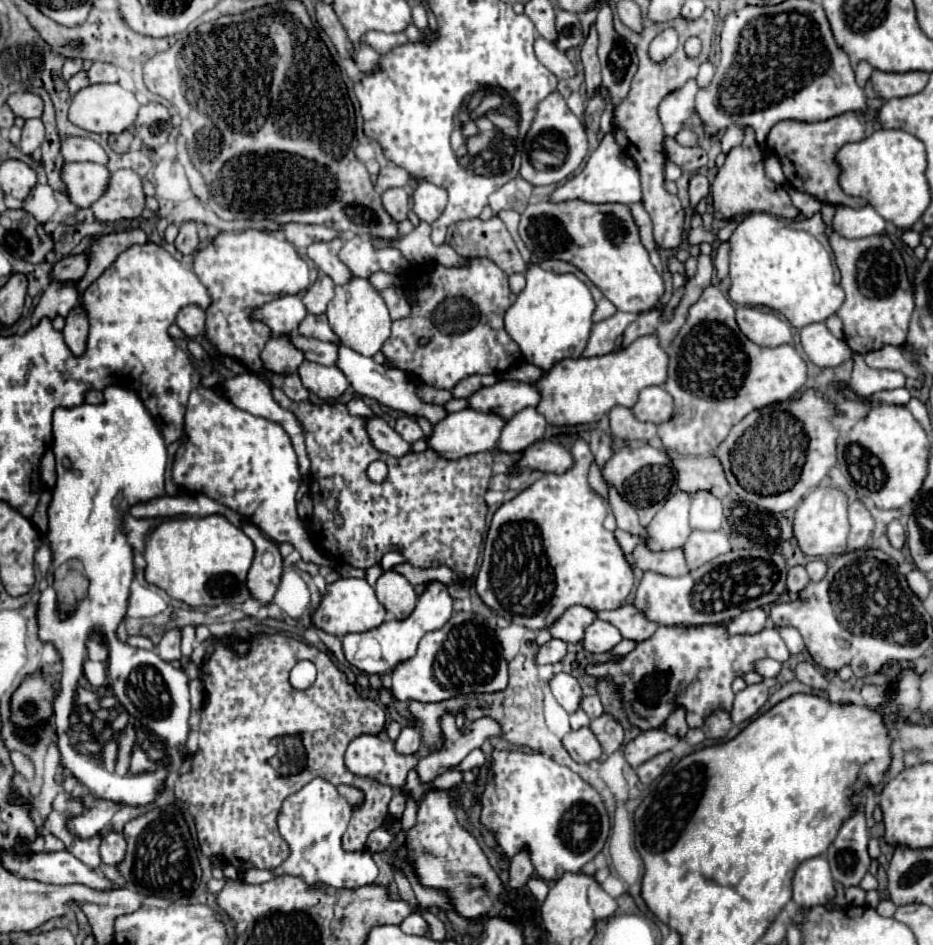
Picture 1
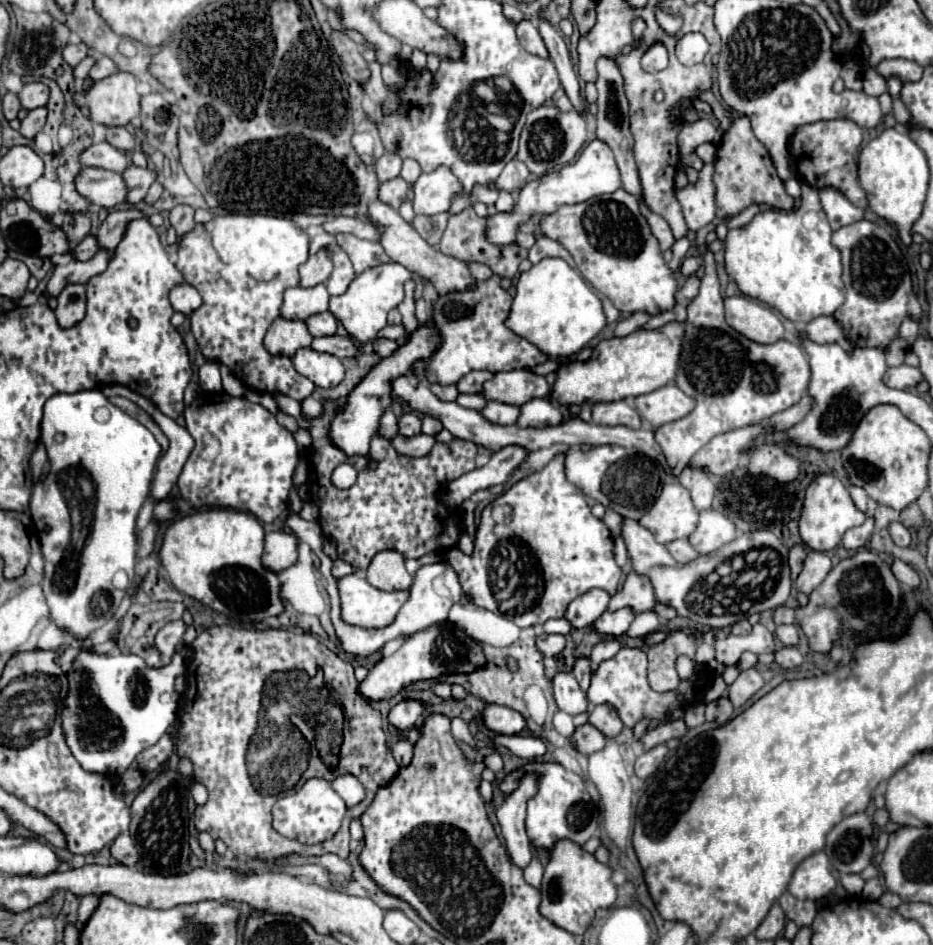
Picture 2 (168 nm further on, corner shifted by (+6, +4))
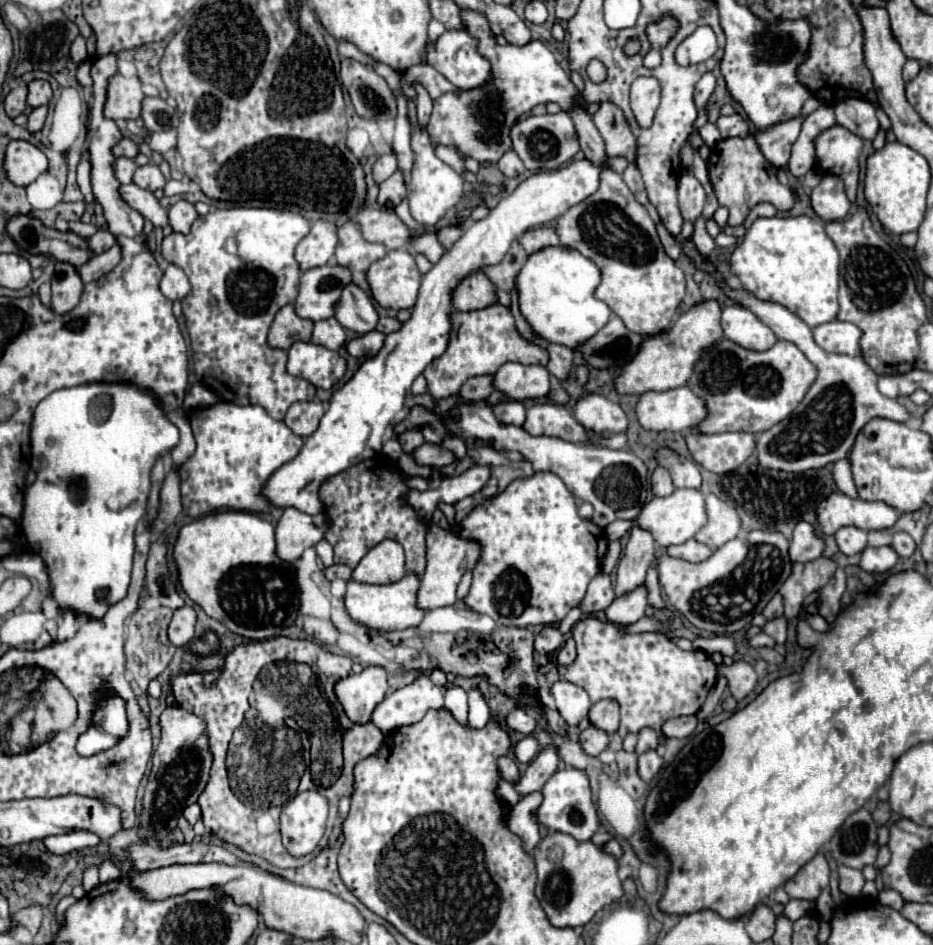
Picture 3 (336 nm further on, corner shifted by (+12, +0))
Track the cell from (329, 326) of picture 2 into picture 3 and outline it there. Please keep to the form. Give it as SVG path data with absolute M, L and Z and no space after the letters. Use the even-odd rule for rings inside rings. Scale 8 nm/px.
M331 317L331 319L315 323L315 331L313 331L311 341L317 345L323 345L327 349L339 351L341 347L345 347L347 335L345 335L345 329L341 327L341 323L335 317Z

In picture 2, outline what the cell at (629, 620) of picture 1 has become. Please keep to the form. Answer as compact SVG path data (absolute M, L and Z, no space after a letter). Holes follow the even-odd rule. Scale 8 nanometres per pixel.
M633 571L627 575L623 589L609 601L609 611L619 611L623 607L633 609L635 615L653 611L655 595L651 589L651 581L647 581L647 577L639 577Z

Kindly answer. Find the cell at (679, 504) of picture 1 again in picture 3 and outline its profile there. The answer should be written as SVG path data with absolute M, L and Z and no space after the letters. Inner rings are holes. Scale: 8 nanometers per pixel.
M675 489L667 497L655 497L655 499L651 499L635 521L613 521L611 525L605 527L605 535L607 535L609 541L619 541L625 535L625 531L629 531L633 525L639 525L641 529L651 531L651 535L653 535L653 539L655 539L657 545L669 547L669 545L677 545L677 543L689 541L691 537L695 537L695 533L705 523L707 523L705 495L699 489Z

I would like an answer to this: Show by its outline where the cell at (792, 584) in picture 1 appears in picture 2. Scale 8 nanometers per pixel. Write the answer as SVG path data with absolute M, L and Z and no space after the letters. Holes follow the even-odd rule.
M795 545L791 551L789 551L789 567L791 567L791 579L795 581L801 573L801 567L803 567L803 559L805 559L805 547L803 545Z

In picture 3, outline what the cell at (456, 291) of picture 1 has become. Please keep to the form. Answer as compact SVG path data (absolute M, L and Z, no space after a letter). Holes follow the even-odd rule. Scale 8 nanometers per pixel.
M499 303L469 313L455 311L451 315L451 321L453 321L453 329L447 351L423 371L427 379L427 389L435 399L457 395L461 385L469 377L495 375L495 371L507 361L517 361L523 365L547 365L549 361L549 355L543 347L529 343L517 333L511 311Z

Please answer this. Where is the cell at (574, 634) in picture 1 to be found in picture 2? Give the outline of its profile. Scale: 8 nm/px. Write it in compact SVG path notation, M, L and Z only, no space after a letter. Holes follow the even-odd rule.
M591 589L579 597L575 597L567 611L565 611L565 619L571 623L573 629L583 629L587 625L591 625L601 613L607 611L607 603L609 597L607 593L603 593L601 589Z

